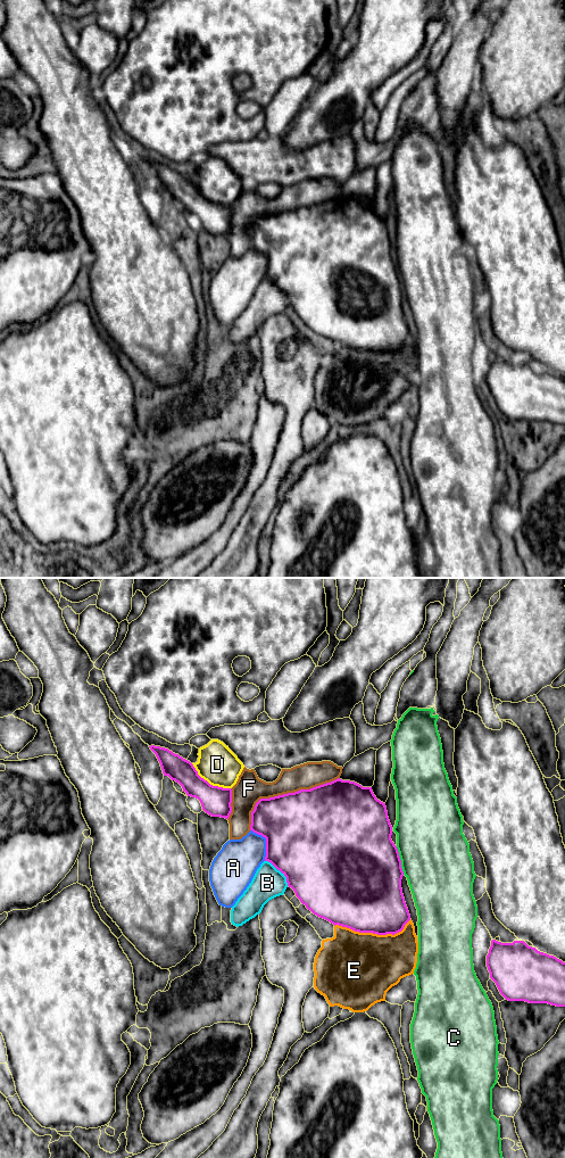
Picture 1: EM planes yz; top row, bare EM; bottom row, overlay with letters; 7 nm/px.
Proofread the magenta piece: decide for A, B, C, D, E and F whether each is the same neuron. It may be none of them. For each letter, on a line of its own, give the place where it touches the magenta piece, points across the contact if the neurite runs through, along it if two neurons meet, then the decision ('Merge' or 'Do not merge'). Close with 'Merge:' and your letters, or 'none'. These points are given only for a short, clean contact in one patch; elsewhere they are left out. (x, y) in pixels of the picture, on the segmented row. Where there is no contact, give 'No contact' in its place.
A: Touches magenta at yz (266, 842). Do not merge
B: Touches magenta at yz (280, 870). Do not merge
C: Touches magenta at yz (400, 860). Do not merge
D: Touches magenta at yz (208, 783). Boundary: yz (191, 763), (197, 772), (210, 784), (230, 788). Do not merge
E: Touches magenta at yz (373, 933). Do not merge
F: Touches magenta at yz (284, 794). Do not merge
Merge: none

